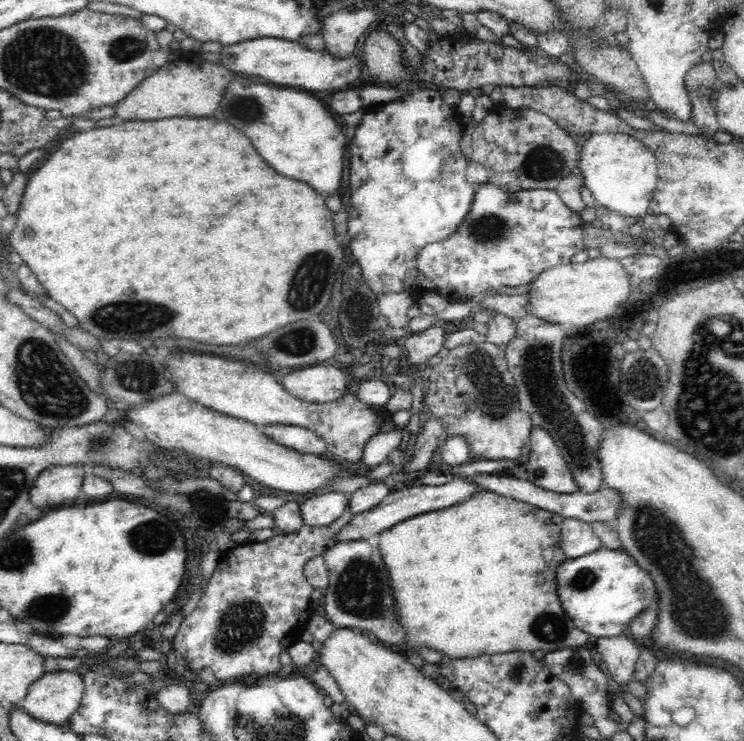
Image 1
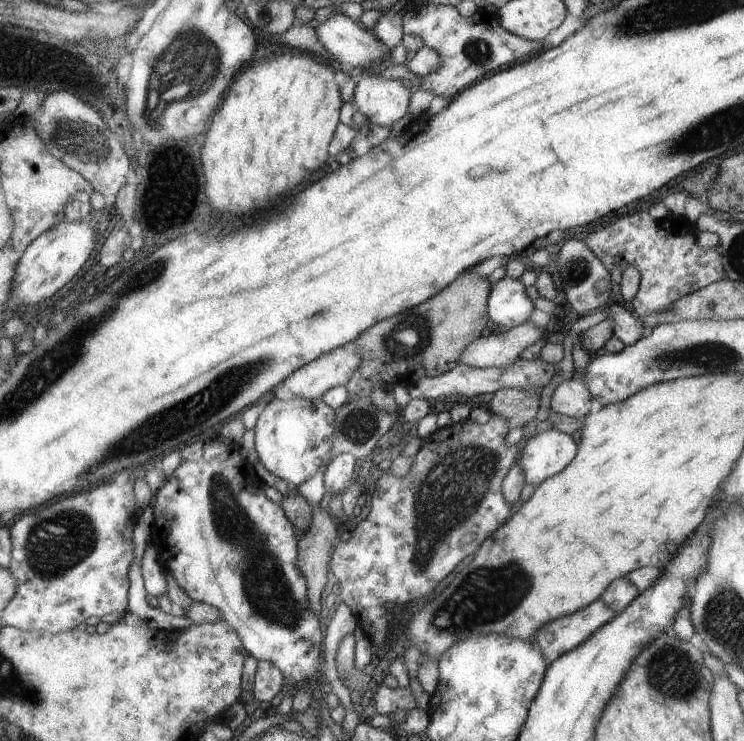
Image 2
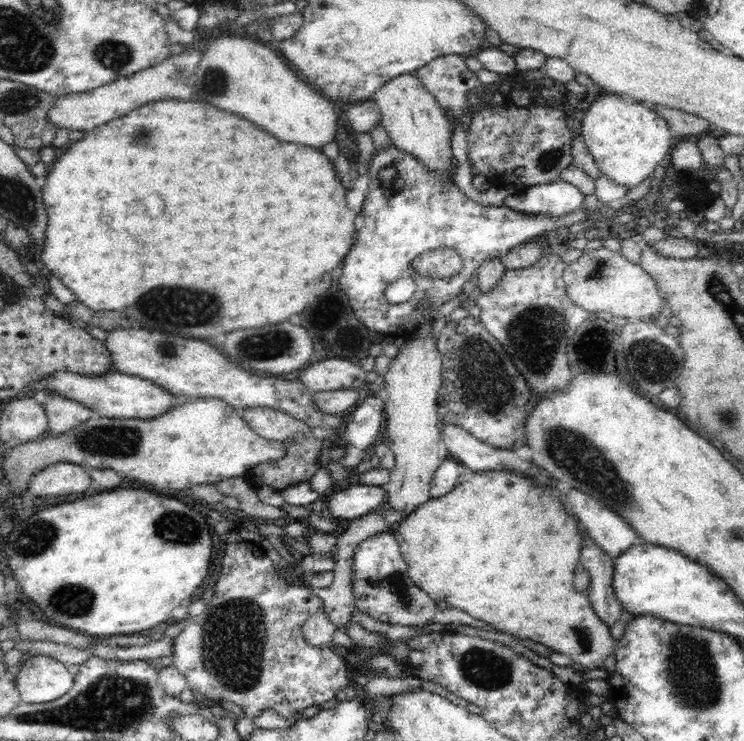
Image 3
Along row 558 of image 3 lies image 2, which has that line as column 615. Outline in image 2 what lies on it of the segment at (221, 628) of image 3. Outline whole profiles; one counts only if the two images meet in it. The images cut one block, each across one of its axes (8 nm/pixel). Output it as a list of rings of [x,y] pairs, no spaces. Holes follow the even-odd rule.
[[[640,211],[632,216],[622,216],[614,224],[588,234],[585,245],[608,272],[624,270],[627,266],[633,266],[641,272],[638,292],[631,301],[638,317],[644,317],[671,309],[682,298],[725,278],[719,250],[716,247],[702,248],[698,244],[698,232],[695,224],[673,213],[656,220],[648,211]]]

